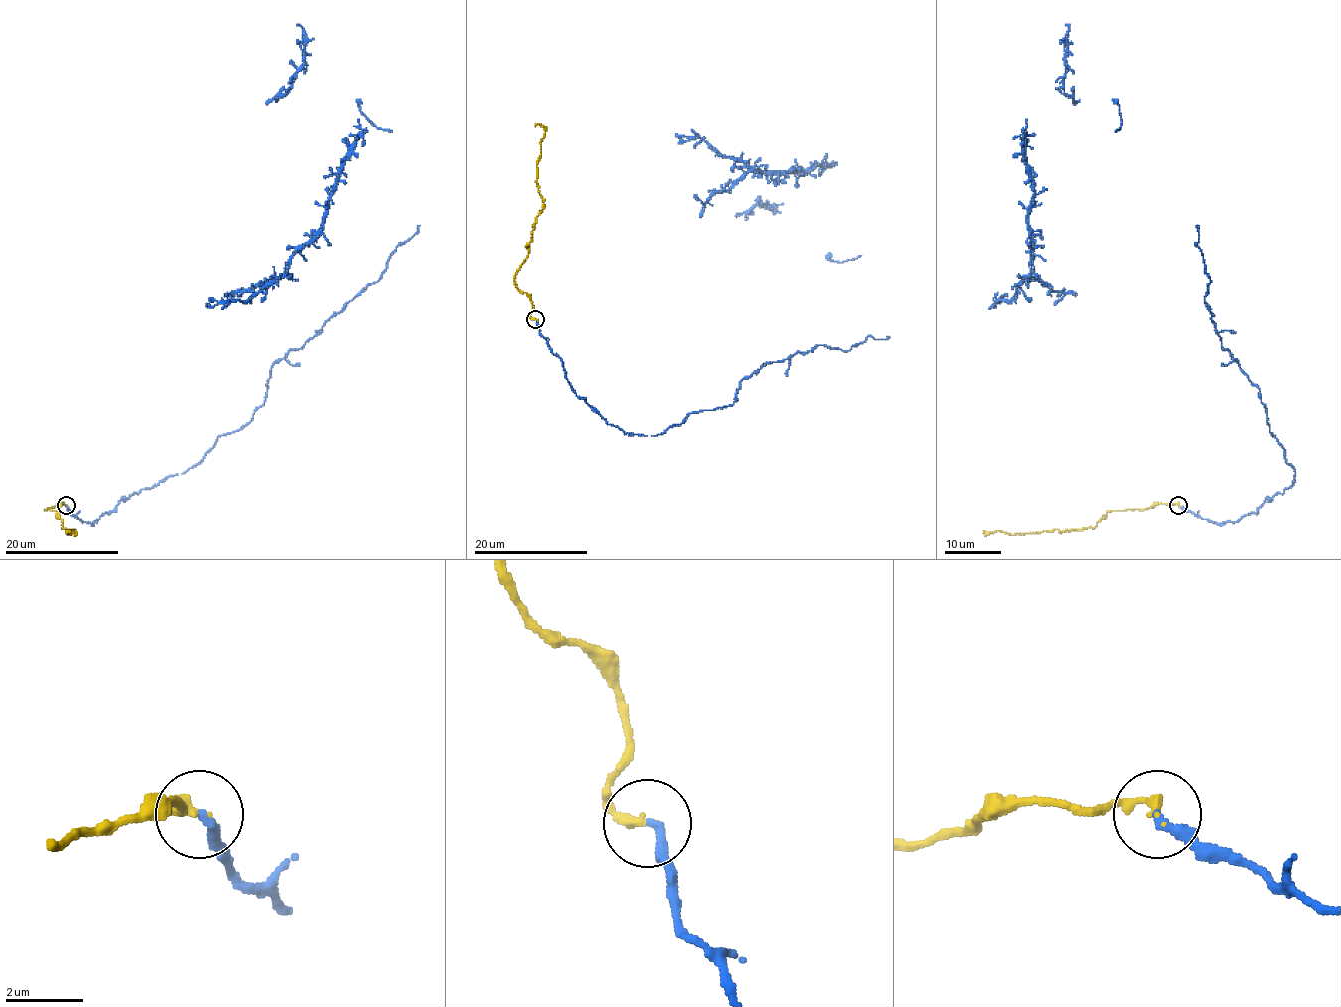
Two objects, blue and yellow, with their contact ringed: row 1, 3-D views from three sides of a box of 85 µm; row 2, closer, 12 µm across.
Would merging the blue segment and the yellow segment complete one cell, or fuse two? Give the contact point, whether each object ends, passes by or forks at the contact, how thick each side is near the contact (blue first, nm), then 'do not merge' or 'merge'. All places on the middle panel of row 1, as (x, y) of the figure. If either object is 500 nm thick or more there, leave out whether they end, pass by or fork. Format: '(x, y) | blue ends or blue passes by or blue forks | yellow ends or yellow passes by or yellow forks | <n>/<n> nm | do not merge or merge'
(535, 319) | blue ends | yellow ends | 240/260 nm | merge

